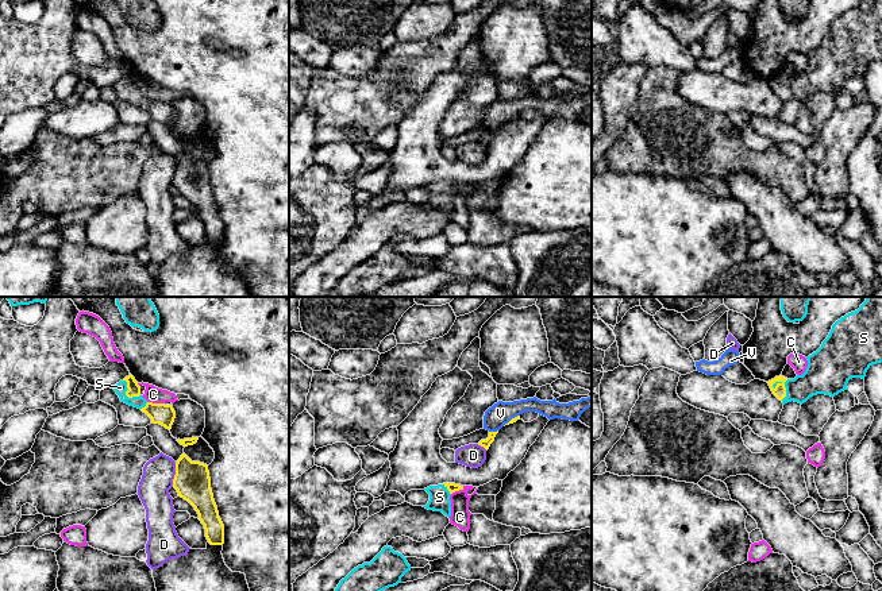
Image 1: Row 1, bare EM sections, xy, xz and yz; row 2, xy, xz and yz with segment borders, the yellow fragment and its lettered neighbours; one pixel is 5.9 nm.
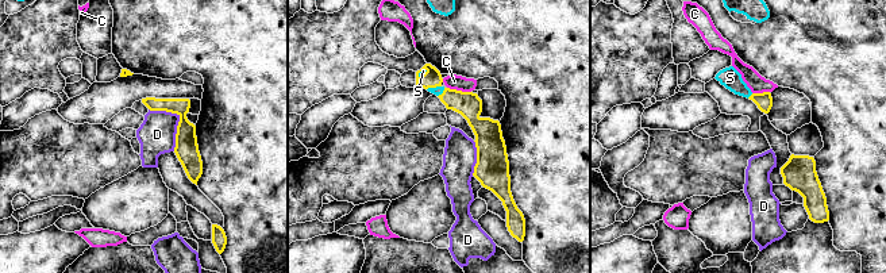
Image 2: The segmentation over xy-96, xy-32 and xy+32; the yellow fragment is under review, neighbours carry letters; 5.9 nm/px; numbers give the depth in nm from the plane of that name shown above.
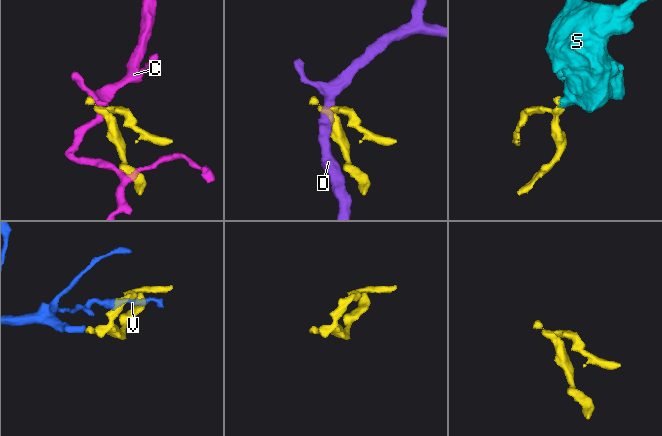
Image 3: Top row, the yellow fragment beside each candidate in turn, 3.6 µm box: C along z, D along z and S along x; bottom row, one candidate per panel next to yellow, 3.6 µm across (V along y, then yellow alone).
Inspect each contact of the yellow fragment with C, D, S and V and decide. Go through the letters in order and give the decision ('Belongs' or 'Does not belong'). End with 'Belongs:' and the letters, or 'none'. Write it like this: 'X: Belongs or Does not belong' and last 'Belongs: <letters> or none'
C: Does not belong
D: Does not belong
S: Belongs
V: Does not belong
Belongs: S

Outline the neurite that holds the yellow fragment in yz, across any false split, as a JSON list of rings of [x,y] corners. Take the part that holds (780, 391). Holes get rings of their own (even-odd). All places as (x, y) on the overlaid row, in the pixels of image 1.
[[[867,297],[858,310],[837,320],[821,347],[806,360],[808,367],[802,375],[794,379],[779,375],[767,382],[773,394],[783,405],[792,401],[802,405],[817,394],[835,397],[848,390],[850,379],[864,379],[873,364],[882,363],[882,297]]]

